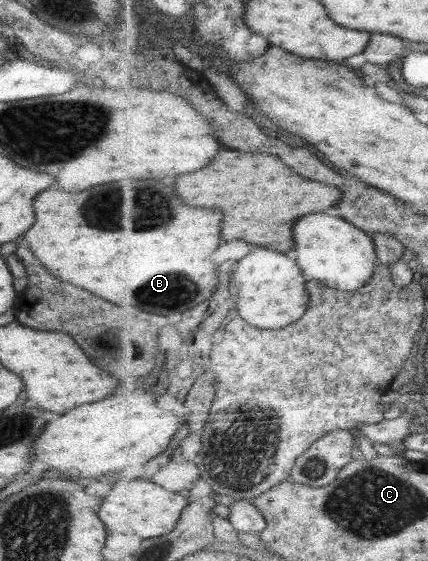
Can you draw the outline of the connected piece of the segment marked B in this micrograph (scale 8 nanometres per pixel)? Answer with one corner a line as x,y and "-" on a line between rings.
125,180
125,182
111,182
111,184
99,184
89,190
77,192
77,194
63,194
57,190
43,190
33,196
33,212
35,212
35,222
31,228
23,234
23,240
27,242
31,254
45,266
55,278
63,280
77,288
83,288
86,292
97,294
98,298
105,298
107,302
115,306
137,306
141,310
147,310
152,314
169,316
187,312
189,308
209,300
219,286
219,273
215,262
211,260
211,254
219,248
221,240
221,222
223,222
223,212
221,210
205,210
205,208
191,208
185,206
183,200
177,196
171,184
163,184
157,180

